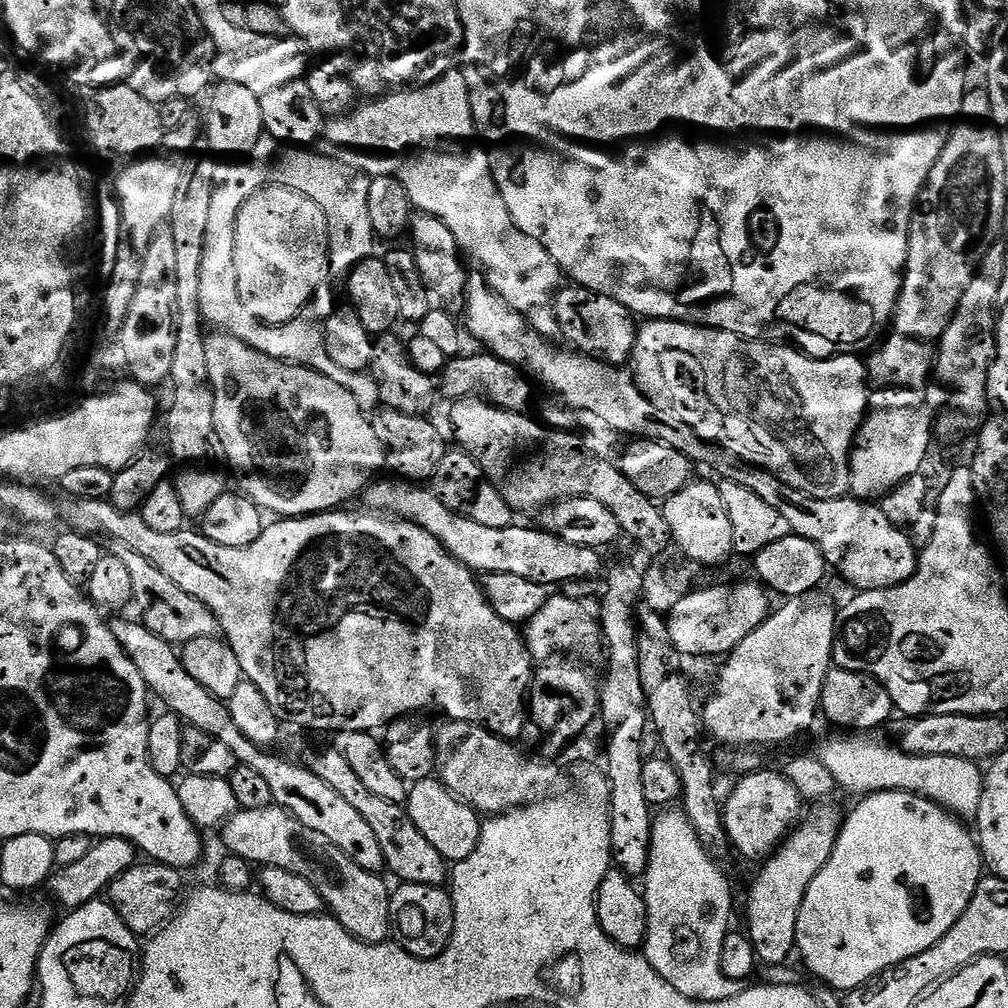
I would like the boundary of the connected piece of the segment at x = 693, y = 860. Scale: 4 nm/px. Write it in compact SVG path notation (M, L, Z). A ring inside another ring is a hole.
M664 810L652 822L652 849L648 871L642 877L642 891L648 915L648 933L642 945L642 954L650 962L650 966L678 994L686 995L691 1001L726 1001L728 998L740 996L746 990L745 983L722 974L722 943L726 934L731 931L732 924L732 884L728 876L719 868L704 846L698 834L694 834L694 826L690 826L688 817L680 810Z

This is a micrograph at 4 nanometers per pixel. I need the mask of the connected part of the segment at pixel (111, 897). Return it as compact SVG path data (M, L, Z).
M137 862L131 868L127 868L106 890L107 903L111 904L114 911L122 918L122 922L126 922L126 926L130 926L130 930L135 932L137 937L140 938L147 937L149 934L155 933L157 930L163 928L176 915L178 905L182 900L180 891L184 888L184 880L180 877L183 876L181 869L171 868L165 864L155 862L144 863L148 864Z

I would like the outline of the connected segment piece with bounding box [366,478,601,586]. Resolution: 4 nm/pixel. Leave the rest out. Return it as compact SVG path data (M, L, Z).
M396 478L391 479L377 479L368 485L367 507L380 514L391 514L401 520L409 520L422 530L434 534L434 538L442 542L444 549L454 559L477 574L486 572L514 574L521 578L530 578L530 582L538 582L545 586L553 586L552 584L560 586L565 580L586 580L601 575L599 573L601 553L597 549L574 546L574 542L566 542L540 526L537 528L481 526L478 522L470 522L470 518L454 514L454 510L447 508L427 487L417 486L412 482L404 483Z

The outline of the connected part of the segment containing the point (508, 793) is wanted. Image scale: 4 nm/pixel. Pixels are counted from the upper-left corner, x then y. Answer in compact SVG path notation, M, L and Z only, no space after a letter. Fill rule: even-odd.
M465 720L444 722L440 732L438 728L435 733L434 747L438 779L481 814L499 814L512 808L523 808L525 804L536 804L555 789L552 787L560 776L554 765L523 756L513 743Z

